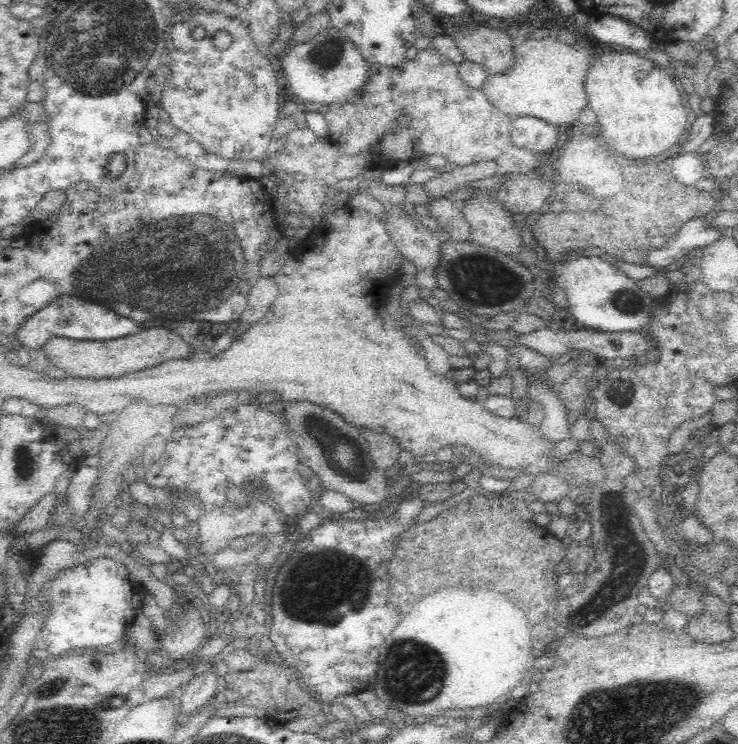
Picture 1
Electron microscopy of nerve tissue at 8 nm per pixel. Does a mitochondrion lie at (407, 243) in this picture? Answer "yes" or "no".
no

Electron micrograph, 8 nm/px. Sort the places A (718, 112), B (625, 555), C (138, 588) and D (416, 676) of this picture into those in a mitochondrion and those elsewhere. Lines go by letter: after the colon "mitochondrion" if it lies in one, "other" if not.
A: other
B: mitochondrion
C: other
D: mitochondrion

